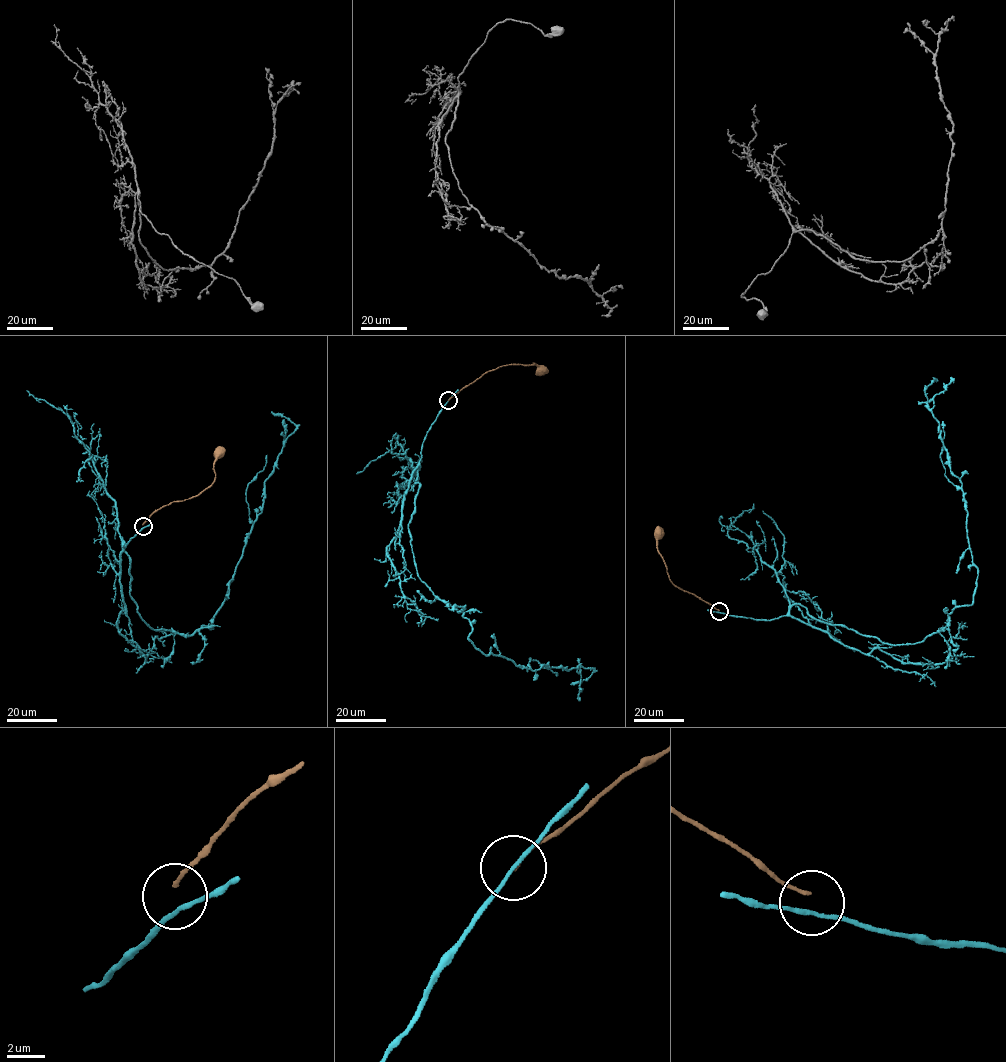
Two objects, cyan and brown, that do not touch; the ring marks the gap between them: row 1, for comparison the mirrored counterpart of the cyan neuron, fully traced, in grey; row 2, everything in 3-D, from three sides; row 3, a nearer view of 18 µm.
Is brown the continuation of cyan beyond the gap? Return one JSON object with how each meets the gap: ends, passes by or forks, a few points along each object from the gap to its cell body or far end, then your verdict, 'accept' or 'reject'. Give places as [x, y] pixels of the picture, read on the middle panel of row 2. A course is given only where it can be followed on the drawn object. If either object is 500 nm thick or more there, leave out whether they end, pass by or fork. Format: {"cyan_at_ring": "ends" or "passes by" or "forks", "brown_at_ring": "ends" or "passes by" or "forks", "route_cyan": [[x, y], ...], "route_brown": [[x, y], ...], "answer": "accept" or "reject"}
{"cyan_at_ring": "passes by", "brown_at_ring": "ends", "route_cyan": [[448, 400], [415, 482], [418, 577], [463, 613], [482, 653], [535, 670], [594, 669], [571, 684]], "route_brown": [[448, 400], [485, 373], [498, 367], [533, 363], [542, 368], [541, 371]], "answer": "reject"}

